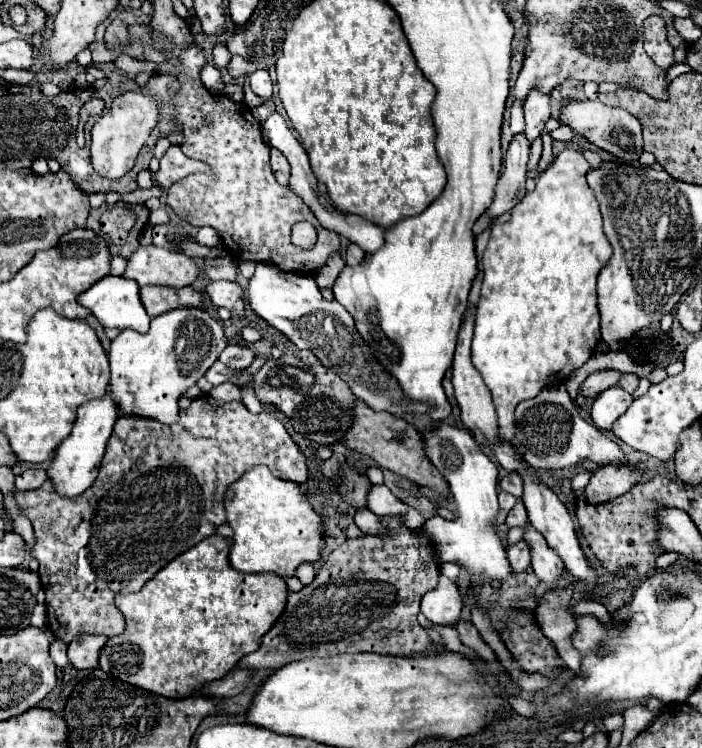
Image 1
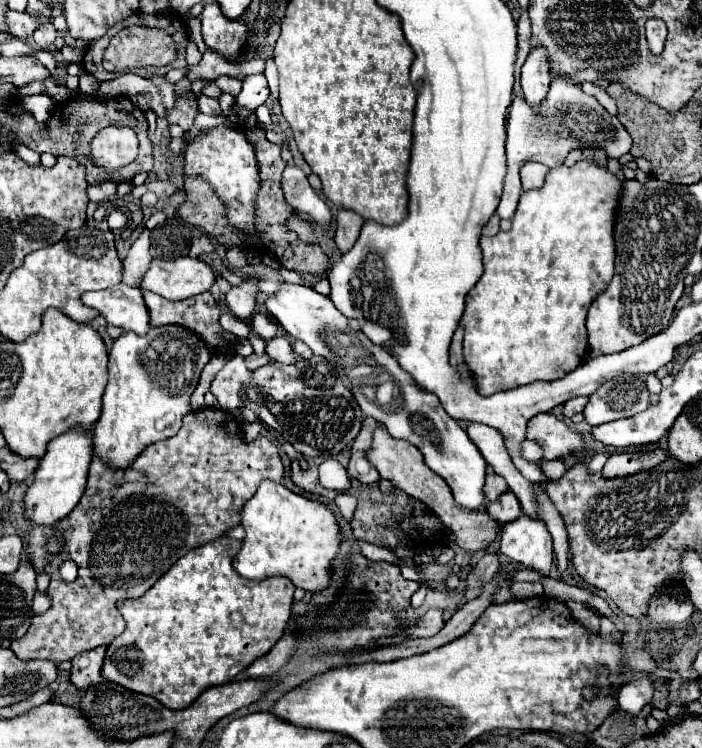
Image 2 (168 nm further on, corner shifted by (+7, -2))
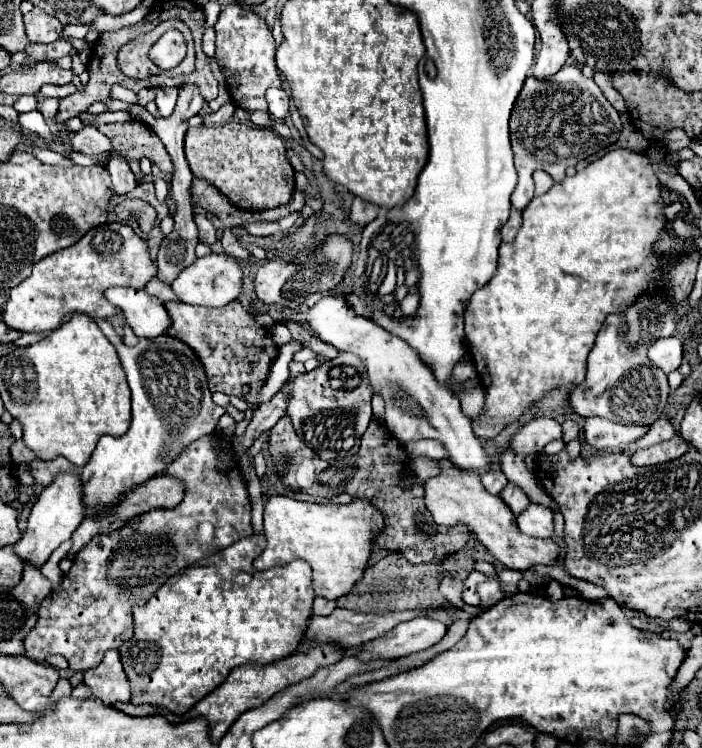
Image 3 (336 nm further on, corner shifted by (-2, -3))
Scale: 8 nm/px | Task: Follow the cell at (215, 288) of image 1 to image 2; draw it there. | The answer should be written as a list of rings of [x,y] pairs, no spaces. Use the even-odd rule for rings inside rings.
[[[243,282],[239,286],[233,286],[225,296],[227,308],[235,318],[245,320],[251,316],[255,308],[255,294],[257,294],[257,286],[253,282]]]

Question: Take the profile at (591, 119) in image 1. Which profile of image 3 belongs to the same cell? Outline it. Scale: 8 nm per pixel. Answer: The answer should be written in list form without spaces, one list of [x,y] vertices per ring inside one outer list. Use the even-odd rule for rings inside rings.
[[[576,65],[562,67],[556,75],[552,75],[552,79],[528,77],[514,103],[512,117],[510,117],[510,141],[512,141],[512,149],[514,149],[514,167],[518,171],[518,185],[512,193],[512,205],[522,211],[532,201],[532,197],[534,197],[532,173],[536,169],[542,169],[550,177],[554,177],[554,183],[562,183],[568,167],[576,165],[578,161],[582,161],[606,147],[612,147],[618,141],[620,131],[622,131],[622,121],[620,121],[618,111],[608,103],[608,99],[602,95],[602,91],[594,83],[594,79],[584,77]]]

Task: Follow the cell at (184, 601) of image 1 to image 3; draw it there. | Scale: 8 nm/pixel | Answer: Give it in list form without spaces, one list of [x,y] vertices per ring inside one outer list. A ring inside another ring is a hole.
[[[256,533],[248,539],[240,539],[238,543],[234,543],[232,547],[226,547],[224,551],[210,555],[206,559],[202,559],[200,563],[196,563],[196,567],[190,567],[188,571],[181,571],[176,575],[168,578],[168,583],[164,583],[164,587],[160,587],[160,591],[156,591],[156,595],[150,597],[150,601],[142,607],[134,607],[134,637],[128,639],[122,647],[120,647],[120,659],[124,665],[124,671],[128,675],[128,681],[132,685],[132,703],[136,705],[154,705],[154,707],[164,707],[166,711],[174,713],[174,715],[184,715],[186,711],[190,711],[200,699],[204,699],[210,691],[214,691],[228,675],[232,669],[244,665],[244,663],[272,663],[278,661],[282,657],[288,657],[290,653],[294,653],[306,633],[308,627],[308,619],[312,617],[312,603],[314,603],[314,589],[312,589],[312,569],[308,567],[308,563],[296,559],[284,567],[274,567],[270,571],[256,571],[252,567],[252,561],[256,559],[256,555],[260,555],[266,547],[266,539],[262,533]]]

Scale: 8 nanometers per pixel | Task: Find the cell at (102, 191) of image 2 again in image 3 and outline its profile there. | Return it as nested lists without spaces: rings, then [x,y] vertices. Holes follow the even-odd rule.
[[[110,147],[108,151],[112,153],[112,157],[110,157],[106,169],[110,171],[110,177],[112,177],[112,183],[114,183],[114,191],[116,191],[120,197],[124,197],[124,195],[128,195],[128,193],[138,185],[138,183],[136,183],[136,177],[134,177],[134,173],[130,171],[126,159],[124,159],[120,153],[116,153],[112,147]]]

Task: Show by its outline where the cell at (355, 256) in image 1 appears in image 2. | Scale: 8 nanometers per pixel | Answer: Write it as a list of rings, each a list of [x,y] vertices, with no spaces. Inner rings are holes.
[[[341,210],[337,214],[337,232],[335,232],[335,244],[341,250],[341,254],[345,254],[347,250],[351,250],[353,242],[357,240],[359,232],[363,226],[363,218],[359,218],[359,214],[351,212],[351,210]]]

